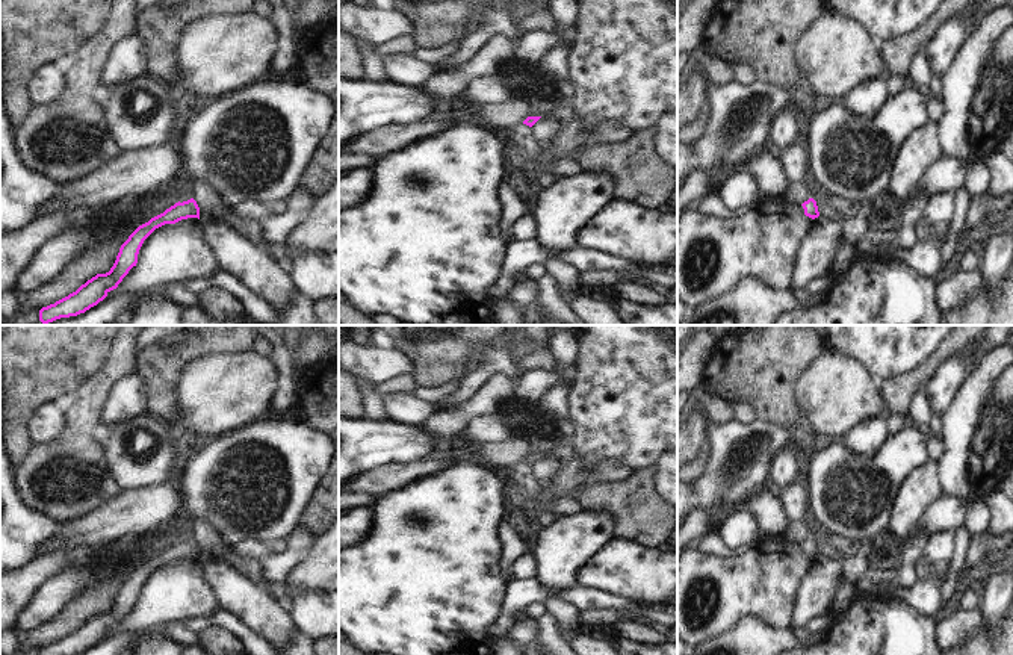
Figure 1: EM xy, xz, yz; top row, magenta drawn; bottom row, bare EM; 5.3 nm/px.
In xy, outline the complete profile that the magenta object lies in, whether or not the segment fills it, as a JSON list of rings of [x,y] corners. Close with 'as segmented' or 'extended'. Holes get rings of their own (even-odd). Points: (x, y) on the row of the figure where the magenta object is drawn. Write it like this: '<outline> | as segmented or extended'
[[[194,198],[175,203],[163,213],[151,218],[148,222],[139,225],[129,239],[121,245],[116,260],[109,272],[97,274],[76,292],[68,296],[42,307],[39,310],[39,321],[47,325],[60,318],[77,316],[103,301],[107,293],[118,287],[129,271],[136,266],[138,254],[144,241],[159,227],[165,224],[175,224],[181,219],[198,218],[200,207]]] | as segmented

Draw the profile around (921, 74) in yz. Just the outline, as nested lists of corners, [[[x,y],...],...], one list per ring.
[[[925,48],[913,57],[913,70],[910,79],[919,89],[928,91],[933,77],[933,70],[927,57]]]

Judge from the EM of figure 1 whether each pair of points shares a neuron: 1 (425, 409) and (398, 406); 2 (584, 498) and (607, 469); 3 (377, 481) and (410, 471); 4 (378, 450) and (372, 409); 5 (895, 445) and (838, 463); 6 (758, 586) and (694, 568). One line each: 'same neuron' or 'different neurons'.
1: same neuron
2: different neurons
3: same neuron
4: different neurons
5: same neuron
6: same neuron

